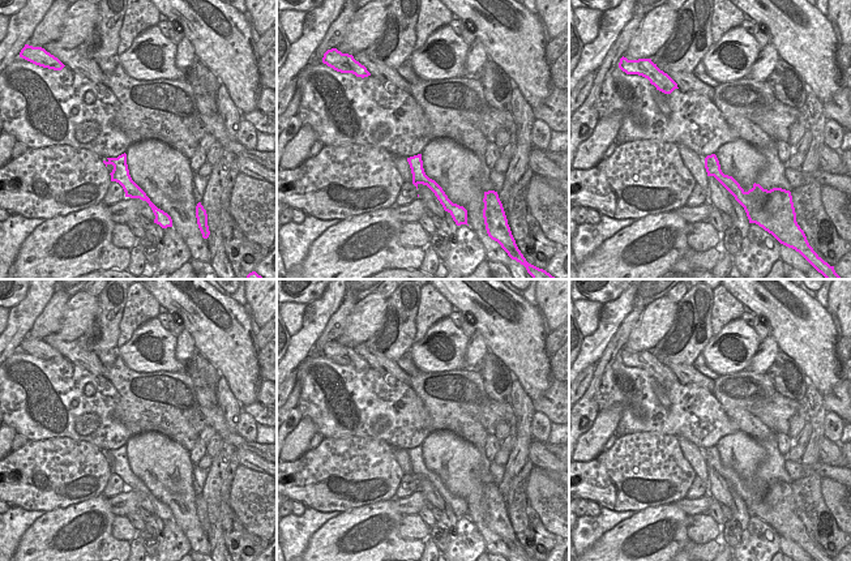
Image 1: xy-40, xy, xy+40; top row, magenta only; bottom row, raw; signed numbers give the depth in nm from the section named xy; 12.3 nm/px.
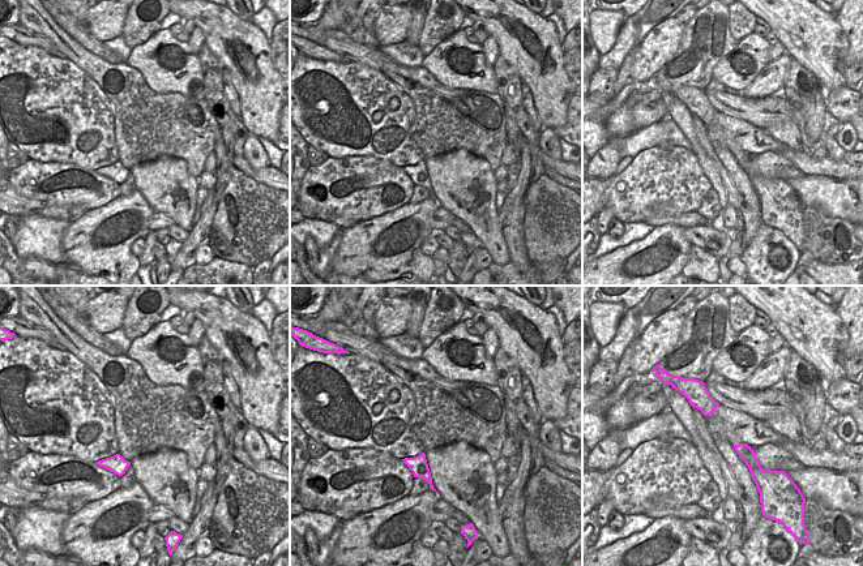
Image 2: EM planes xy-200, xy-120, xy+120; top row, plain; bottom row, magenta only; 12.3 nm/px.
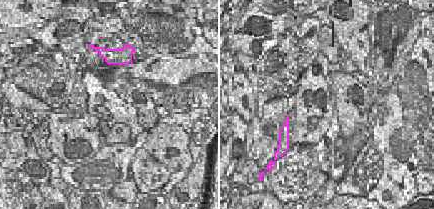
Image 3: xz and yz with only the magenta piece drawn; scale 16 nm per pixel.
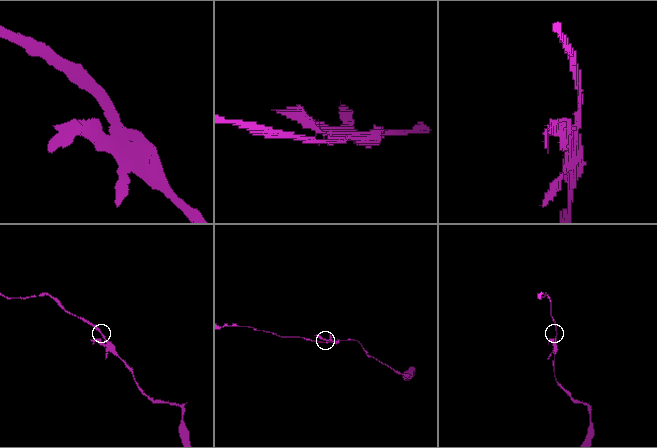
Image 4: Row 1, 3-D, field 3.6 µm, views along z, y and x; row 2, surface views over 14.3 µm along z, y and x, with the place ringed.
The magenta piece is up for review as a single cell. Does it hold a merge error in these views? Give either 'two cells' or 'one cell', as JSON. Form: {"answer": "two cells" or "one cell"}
{"answer": "two cells"}

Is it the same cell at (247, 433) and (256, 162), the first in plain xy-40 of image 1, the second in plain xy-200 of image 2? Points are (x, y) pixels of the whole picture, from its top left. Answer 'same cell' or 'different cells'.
same cell

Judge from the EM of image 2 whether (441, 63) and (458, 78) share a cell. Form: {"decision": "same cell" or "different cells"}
{"decision": "same cell"}

